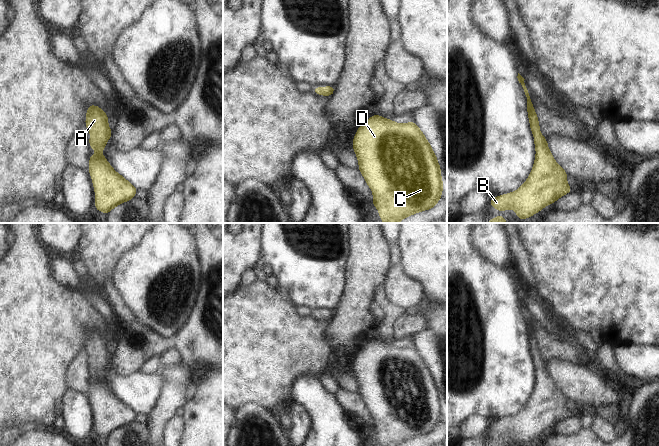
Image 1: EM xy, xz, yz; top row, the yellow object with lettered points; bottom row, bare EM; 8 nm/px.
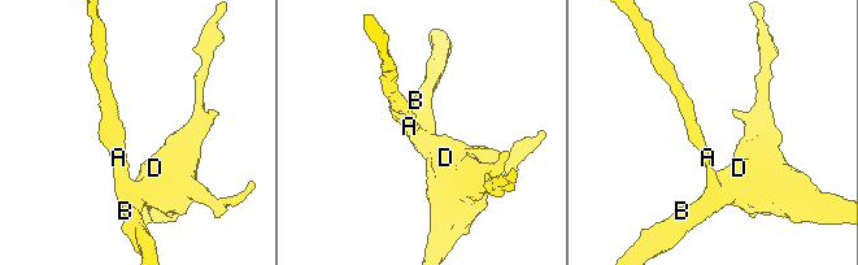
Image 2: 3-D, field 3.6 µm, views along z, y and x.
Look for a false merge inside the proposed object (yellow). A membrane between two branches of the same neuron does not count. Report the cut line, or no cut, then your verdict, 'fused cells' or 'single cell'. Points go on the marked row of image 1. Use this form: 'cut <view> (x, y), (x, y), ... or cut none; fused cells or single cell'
cut none; single cell

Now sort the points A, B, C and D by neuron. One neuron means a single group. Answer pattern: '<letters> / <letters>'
A B C D

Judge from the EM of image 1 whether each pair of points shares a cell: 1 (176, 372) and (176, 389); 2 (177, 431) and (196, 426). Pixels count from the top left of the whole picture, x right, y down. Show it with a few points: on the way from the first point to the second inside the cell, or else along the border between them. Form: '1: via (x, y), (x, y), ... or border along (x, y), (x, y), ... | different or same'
1: via (176, 376), (176, 385) | same
2: border along (182, 416), (185, 422), (184, 435) | different

